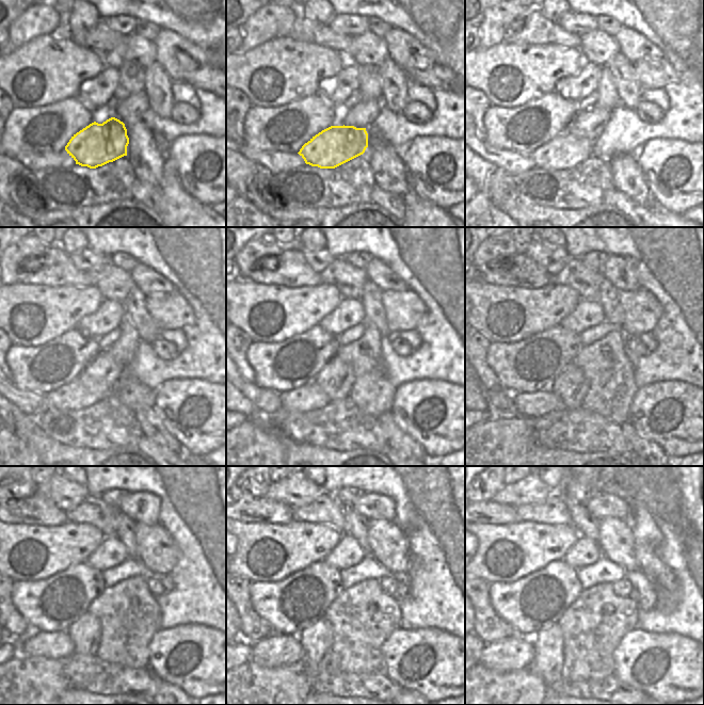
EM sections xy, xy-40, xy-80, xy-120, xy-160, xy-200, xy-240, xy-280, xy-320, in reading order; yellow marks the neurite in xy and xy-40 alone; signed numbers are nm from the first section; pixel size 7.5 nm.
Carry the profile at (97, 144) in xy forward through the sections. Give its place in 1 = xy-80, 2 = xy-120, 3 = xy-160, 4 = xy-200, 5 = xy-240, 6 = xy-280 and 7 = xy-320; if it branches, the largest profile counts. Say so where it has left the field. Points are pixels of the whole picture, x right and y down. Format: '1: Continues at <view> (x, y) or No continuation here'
1: Continues at xy-80 (565, 150)
2: Continues at xy-120 (73, 396)
3: Continues at xy-160 (309, 397)
4: Continues at xy-200 (529, 404)
5: Continues at xy-240 (58, 645)
6: Continues at xy-280 (277, 650)
7: Continues at xy-320 (516, 653).

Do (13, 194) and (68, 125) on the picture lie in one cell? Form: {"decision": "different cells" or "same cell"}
{"decision": "different cells"}

